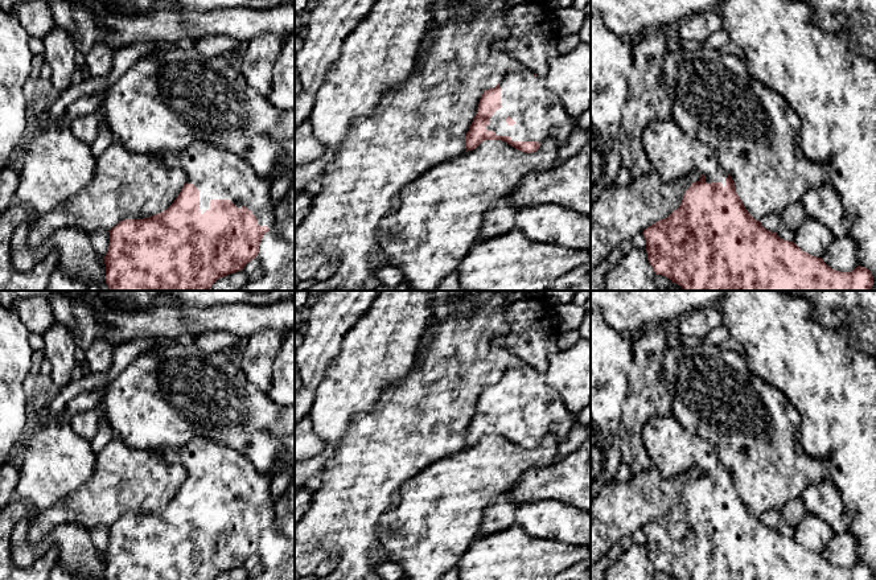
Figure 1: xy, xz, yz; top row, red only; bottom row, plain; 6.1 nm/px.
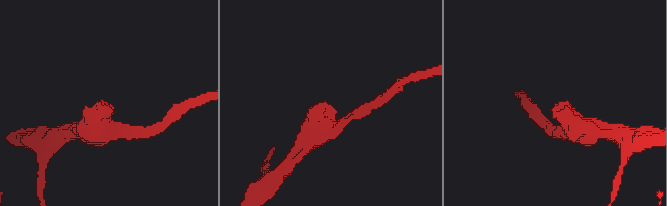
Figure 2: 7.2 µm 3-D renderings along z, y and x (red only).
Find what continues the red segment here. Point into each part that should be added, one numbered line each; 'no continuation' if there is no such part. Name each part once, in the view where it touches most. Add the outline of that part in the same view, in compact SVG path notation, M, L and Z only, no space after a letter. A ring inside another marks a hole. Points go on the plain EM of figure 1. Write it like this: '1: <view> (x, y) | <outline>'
1: xy (217, 469) | M203 436L192 437L184 447L161 451L160 457L166 464L180 464L186 470L186 478L200 486L200 506L210 505L211 495L230 495L238 505L246 502L258 515L259 522L270 526L275 518L275 503L271 495L271 478L259 473L246 456L233 448L210 441Z

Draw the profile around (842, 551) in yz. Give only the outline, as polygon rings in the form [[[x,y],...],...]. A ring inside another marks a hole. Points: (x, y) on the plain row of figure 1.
[[[848,531],[835,532],[822,555],[835,567],[851,568],[859,562],[858,540]]]

